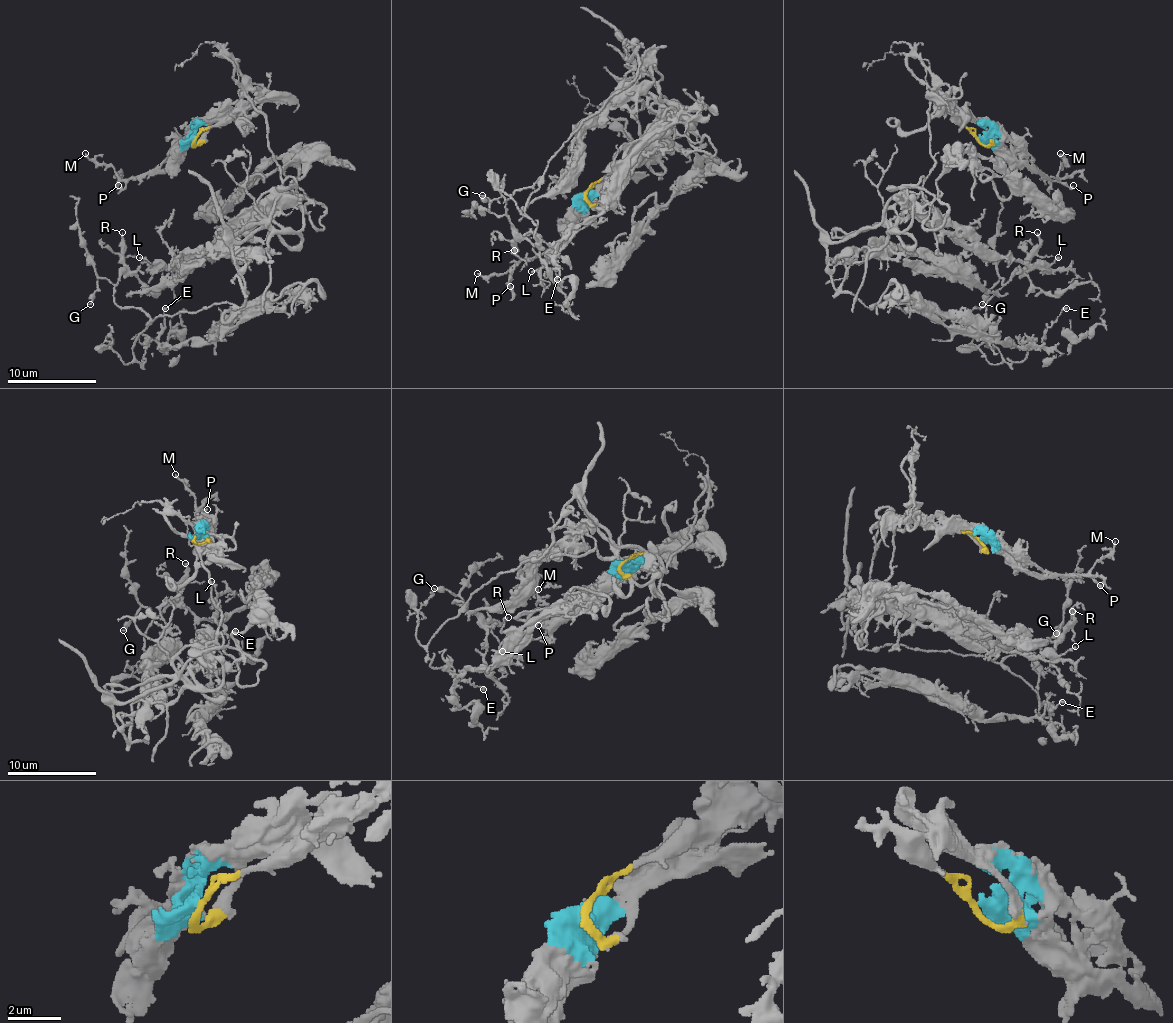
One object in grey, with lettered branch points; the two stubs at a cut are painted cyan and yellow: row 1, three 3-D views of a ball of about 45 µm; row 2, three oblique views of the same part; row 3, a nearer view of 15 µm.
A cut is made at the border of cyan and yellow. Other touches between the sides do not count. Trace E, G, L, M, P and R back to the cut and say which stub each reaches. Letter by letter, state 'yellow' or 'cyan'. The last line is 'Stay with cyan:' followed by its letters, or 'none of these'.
E: yellow
G: yellow
L: yellow
M: cyan
P: cyan
R: yellow
Stay with cyan: M, P

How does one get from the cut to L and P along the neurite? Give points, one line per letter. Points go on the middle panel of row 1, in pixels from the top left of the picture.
L: (586, 190), (640, 145), (658, 141), (669, 148), (669, 127), (600, 219), (530, 270)
P: (586, 192), (584, 206), (573, 217), (571, 228), (550, 248), (524, 259), (512, 270), (508, 284), (510, 286)

